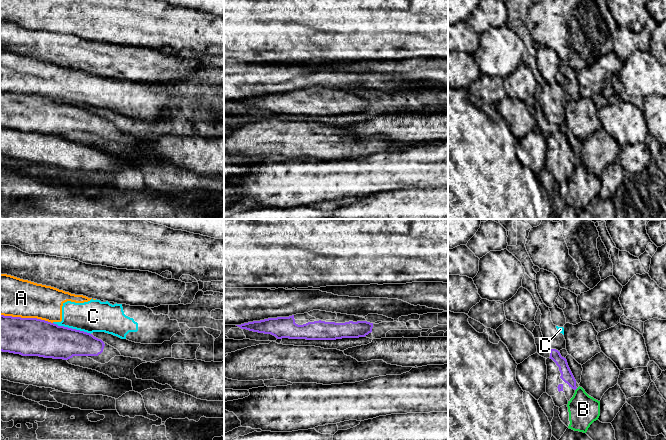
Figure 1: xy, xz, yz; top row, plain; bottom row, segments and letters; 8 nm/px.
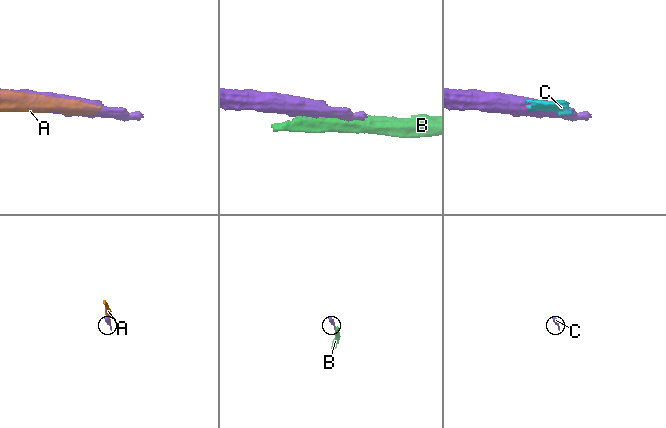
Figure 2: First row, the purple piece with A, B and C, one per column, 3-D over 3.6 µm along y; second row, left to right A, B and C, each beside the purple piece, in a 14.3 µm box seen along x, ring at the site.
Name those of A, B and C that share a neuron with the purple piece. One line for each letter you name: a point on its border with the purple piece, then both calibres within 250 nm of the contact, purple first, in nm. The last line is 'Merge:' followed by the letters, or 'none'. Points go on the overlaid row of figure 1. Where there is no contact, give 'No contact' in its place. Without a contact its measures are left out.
Merge: none

